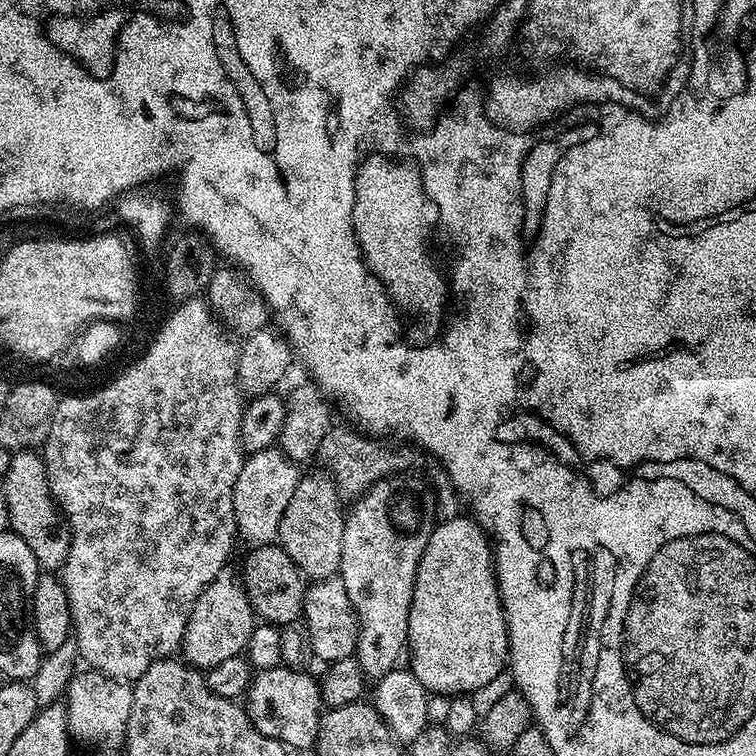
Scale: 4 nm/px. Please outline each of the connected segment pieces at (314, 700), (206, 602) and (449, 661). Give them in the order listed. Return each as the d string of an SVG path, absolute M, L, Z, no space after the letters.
M281 666L265 672L257 671L246 693L246 711L250 722L266 738L279 740L290 747L311 749L320 735L322 688L306 670Z
M228 574L217 576L210 586L206 586L206 590L202 590L202 594L198 594L198 602L194 602L194 610L190 610L182 645L184 663L209 670L241 655L247 649L257 623L258 617L250 606L243 583L239 579L231 580Z
M459 514L449 520L440 520L435 525L430 534L430 542L426 542L426 550L422 554L422 558L418 562L418 570L414 578L414 594L410 602L410 622L408 623L408 646L407 651L412 652L412 664L410 671L414 674L414 678L418 678L418 682L422 682L422 686L429 694L436 693L451 698L458 696L466 696L476 692L482 686L486 686L486 682L491 682L493 678L498 678L498 674L506 671L506 665L509 663L508 658L508 623L504 617L504 607L500 601L500 587L496 585L496 565L494 563L494 548L490 543L490 537L475 520L467 515Z

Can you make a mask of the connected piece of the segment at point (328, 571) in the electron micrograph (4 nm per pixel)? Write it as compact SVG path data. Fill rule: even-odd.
M316 472L313 476L301 475L294 490L294 498L290 498L286 514L282 514L278 537L280 547L286 550L294 566L298 566L300 573L312 582L319 582L339 573L346 519L346 508L340 505L342 497L336 489L335 480L321 472Z

